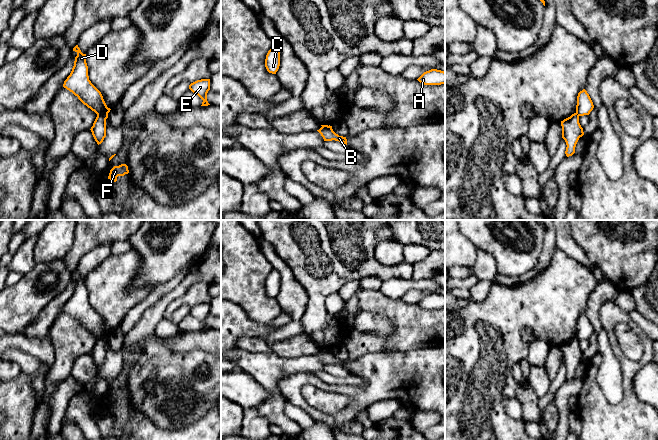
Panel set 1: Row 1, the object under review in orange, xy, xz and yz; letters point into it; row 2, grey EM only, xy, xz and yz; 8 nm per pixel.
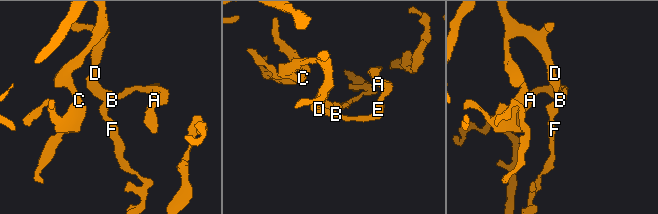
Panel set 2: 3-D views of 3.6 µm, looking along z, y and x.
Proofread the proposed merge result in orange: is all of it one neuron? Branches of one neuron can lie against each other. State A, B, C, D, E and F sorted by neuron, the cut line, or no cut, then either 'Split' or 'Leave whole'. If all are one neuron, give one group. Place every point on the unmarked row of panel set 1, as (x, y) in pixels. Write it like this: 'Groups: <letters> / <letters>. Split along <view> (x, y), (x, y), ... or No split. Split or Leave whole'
Groups: A B C D E / F. Split along xy (107, 338), (97, 339). Split

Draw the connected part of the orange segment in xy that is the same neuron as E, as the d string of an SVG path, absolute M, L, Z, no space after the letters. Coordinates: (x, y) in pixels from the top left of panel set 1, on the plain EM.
M210 303L197 304L189 309L189 313L203 324L201 330L210 329L207 325L207 317L210 314Z

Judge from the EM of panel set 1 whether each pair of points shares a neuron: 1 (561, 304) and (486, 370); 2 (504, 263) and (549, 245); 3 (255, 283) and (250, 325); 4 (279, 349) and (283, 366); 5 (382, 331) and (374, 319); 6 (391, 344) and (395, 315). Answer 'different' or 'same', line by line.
1: same
2: different
3: different
4: different
5: same
6: same

